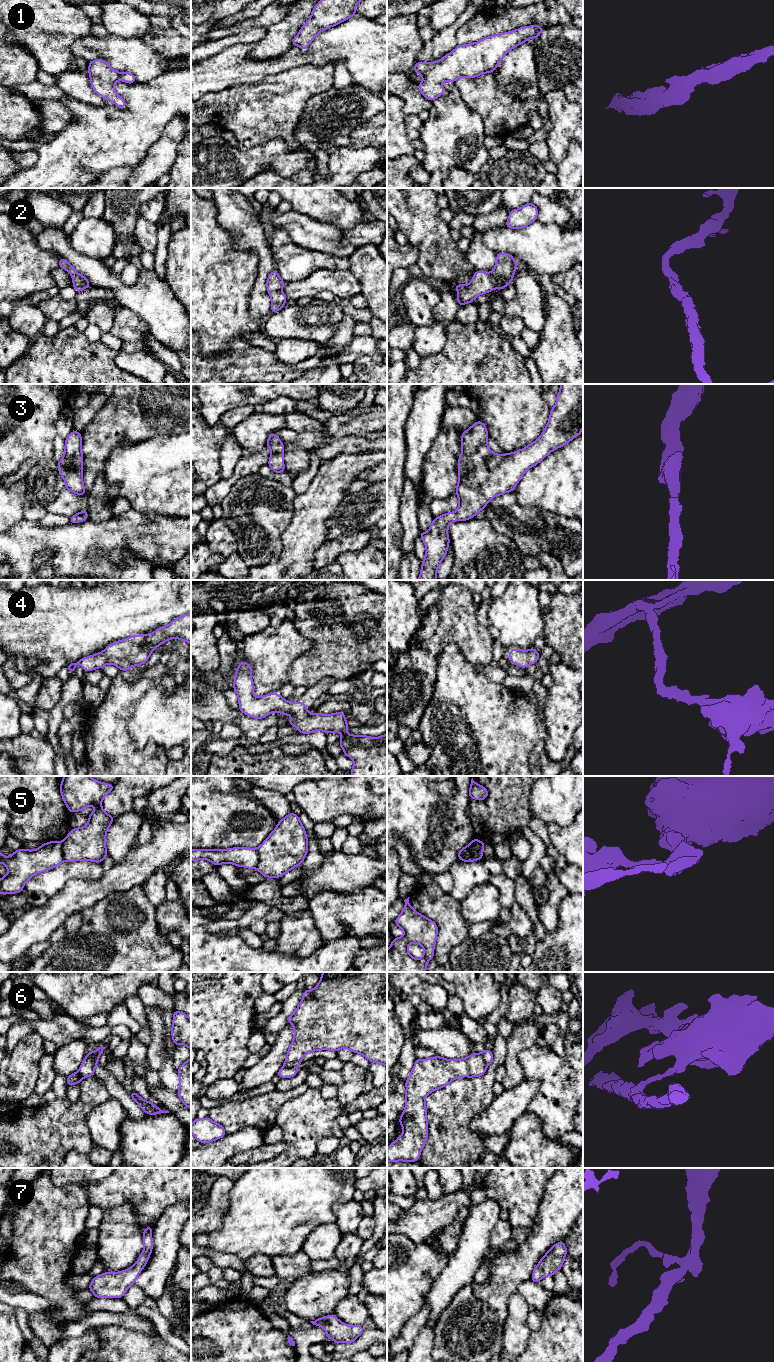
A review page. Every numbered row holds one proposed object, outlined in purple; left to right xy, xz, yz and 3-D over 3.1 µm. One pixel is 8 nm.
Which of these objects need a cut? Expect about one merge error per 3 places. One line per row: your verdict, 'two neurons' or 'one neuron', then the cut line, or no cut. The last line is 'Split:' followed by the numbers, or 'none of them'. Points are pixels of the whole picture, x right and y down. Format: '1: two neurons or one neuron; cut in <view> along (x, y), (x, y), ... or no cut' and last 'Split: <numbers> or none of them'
1: one neuron; no cut
2: one neuron; no cut
3: one neuron; no cut
4: one neuron; no cut
5: two neurons; cut in xy along (61, 842), (61, 852), (64, 860)
6: two neurons; cut in xy along (85, 1057), (92, 1056), (97, 1060)
7: one neuron; no cut
Split: 5, 6

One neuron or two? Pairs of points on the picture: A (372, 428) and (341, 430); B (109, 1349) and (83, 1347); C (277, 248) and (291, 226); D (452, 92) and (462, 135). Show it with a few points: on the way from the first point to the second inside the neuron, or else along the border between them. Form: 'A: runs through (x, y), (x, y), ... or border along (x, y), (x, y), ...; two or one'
A: runs through (364, 428), (349, 428); one
B: border along (95, 1328), (99, 1334), (100, 1346), (87, 1351); two
C: border along (274, 228), (283, 228), (294, 242), (305, 248); two
D: runs through (452, 103), (452, 124); one

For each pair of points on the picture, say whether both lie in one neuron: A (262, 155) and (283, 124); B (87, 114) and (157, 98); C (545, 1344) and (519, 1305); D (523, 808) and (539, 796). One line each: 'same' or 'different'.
A: different
B: same
C: different
D: different

